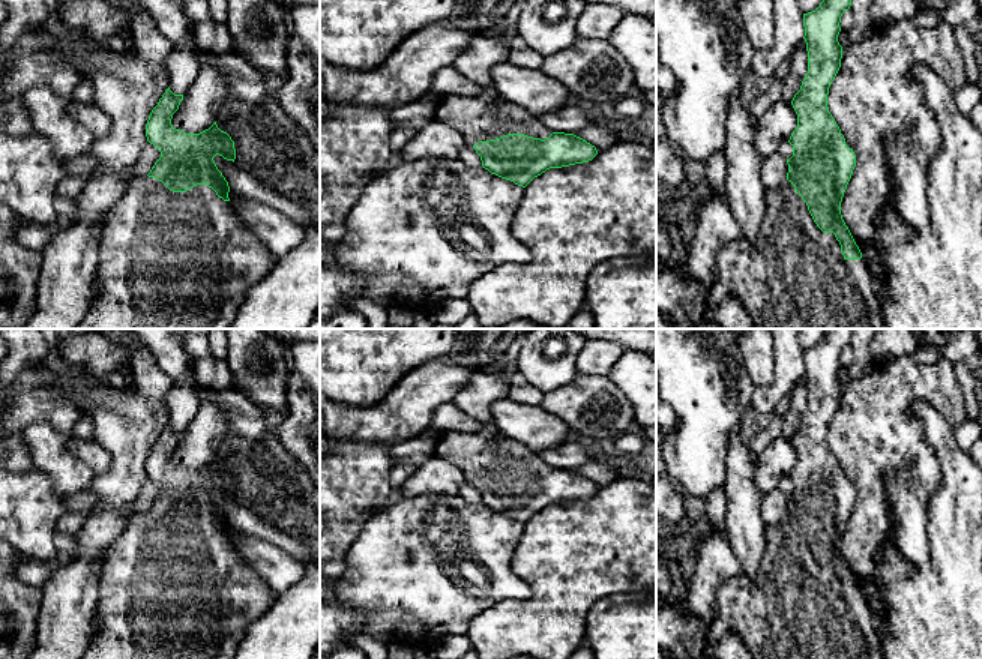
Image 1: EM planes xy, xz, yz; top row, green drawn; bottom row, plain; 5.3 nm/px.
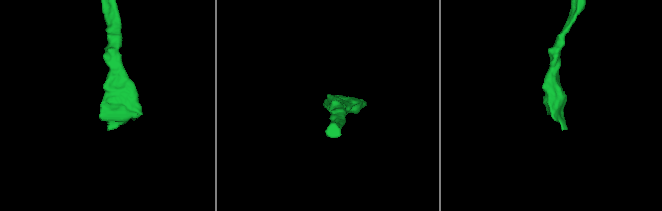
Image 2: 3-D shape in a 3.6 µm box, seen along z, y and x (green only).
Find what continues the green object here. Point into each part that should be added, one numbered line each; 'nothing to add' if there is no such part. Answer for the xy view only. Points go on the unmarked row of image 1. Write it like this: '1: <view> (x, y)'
1: xy (164, 593)

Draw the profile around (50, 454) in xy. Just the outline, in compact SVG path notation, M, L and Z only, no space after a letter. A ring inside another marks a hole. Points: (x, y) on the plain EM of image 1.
M35 422L23 431L23 437L32 468L50 476L60 497L78 494L92 483L93 471L68 449L71 434L62 434L45 422Z

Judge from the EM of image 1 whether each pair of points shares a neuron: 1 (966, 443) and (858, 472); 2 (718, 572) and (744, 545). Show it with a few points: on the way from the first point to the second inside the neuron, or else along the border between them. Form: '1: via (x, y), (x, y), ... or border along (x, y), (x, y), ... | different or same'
1: border along (966, 418), (954, 430) | different
2: border along (725, 533), (742, 572) | different

